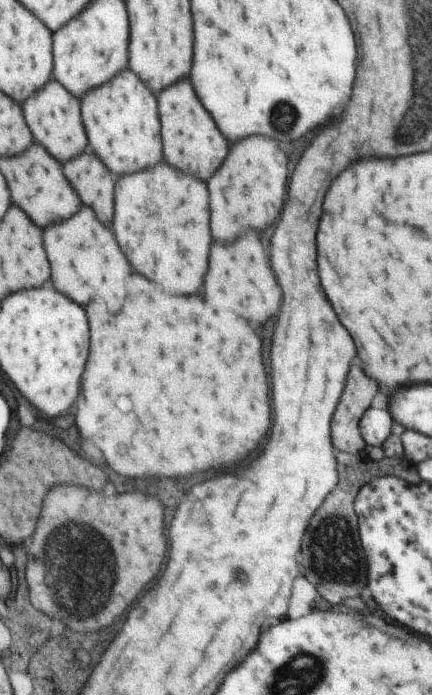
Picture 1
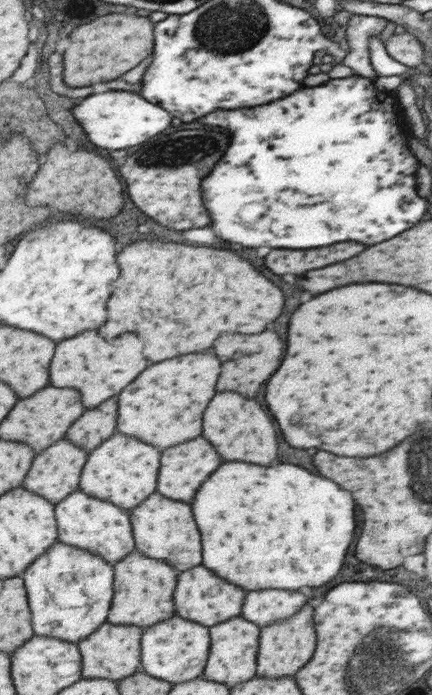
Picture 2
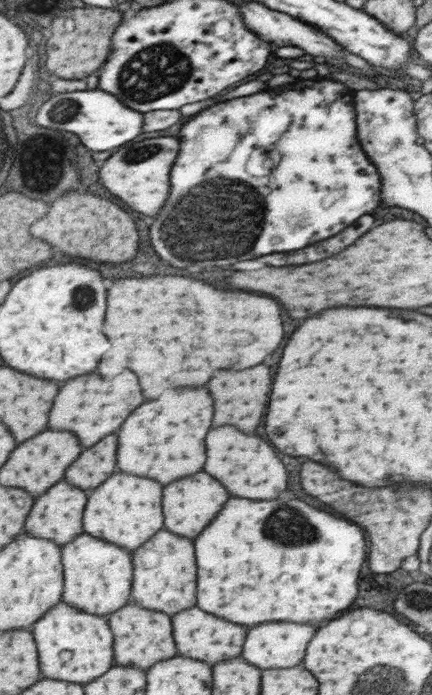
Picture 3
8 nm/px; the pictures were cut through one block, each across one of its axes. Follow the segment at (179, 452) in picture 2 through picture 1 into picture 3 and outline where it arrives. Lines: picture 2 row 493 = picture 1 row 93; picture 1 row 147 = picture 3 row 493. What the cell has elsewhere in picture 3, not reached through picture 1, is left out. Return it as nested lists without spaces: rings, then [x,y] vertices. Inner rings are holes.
[[[192,474],[190,478],[180,478],[178,482],[166,485],[166,526],[164,528],[194,540],[210,520],[220,512],[222,504],[228,500],[226,488],[210,474]]]

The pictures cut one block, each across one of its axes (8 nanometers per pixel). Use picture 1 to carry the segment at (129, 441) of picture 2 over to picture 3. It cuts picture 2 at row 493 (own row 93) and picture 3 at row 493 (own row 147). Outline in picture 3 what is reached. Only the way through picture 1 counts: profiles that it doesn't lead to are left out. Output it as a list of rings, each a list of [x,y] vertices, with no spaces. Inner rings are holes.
[[[119,470],[105,484],[90,492],[86,505],[86,533],[106,539],[133,554],[164,528],[162,497],[160,482]]]

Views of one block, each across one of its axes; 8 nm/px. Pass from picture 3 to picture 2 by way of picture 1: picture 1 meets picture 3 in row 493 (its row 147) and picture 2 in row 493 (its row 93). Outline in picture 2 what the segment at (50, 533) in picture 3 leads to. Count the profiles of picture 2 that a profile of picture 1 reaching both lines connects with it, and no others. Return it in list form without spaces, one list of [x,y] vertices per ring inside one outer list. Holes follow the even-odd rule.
[[[64,438],[56,441],[34,457],[34,470],[30,470],[30,478],[26,478],[26,489],[46,497],[52,504],[57,505],[66,500],[70,493],[80,488],[82,466],[89,455],[82,446]]]

